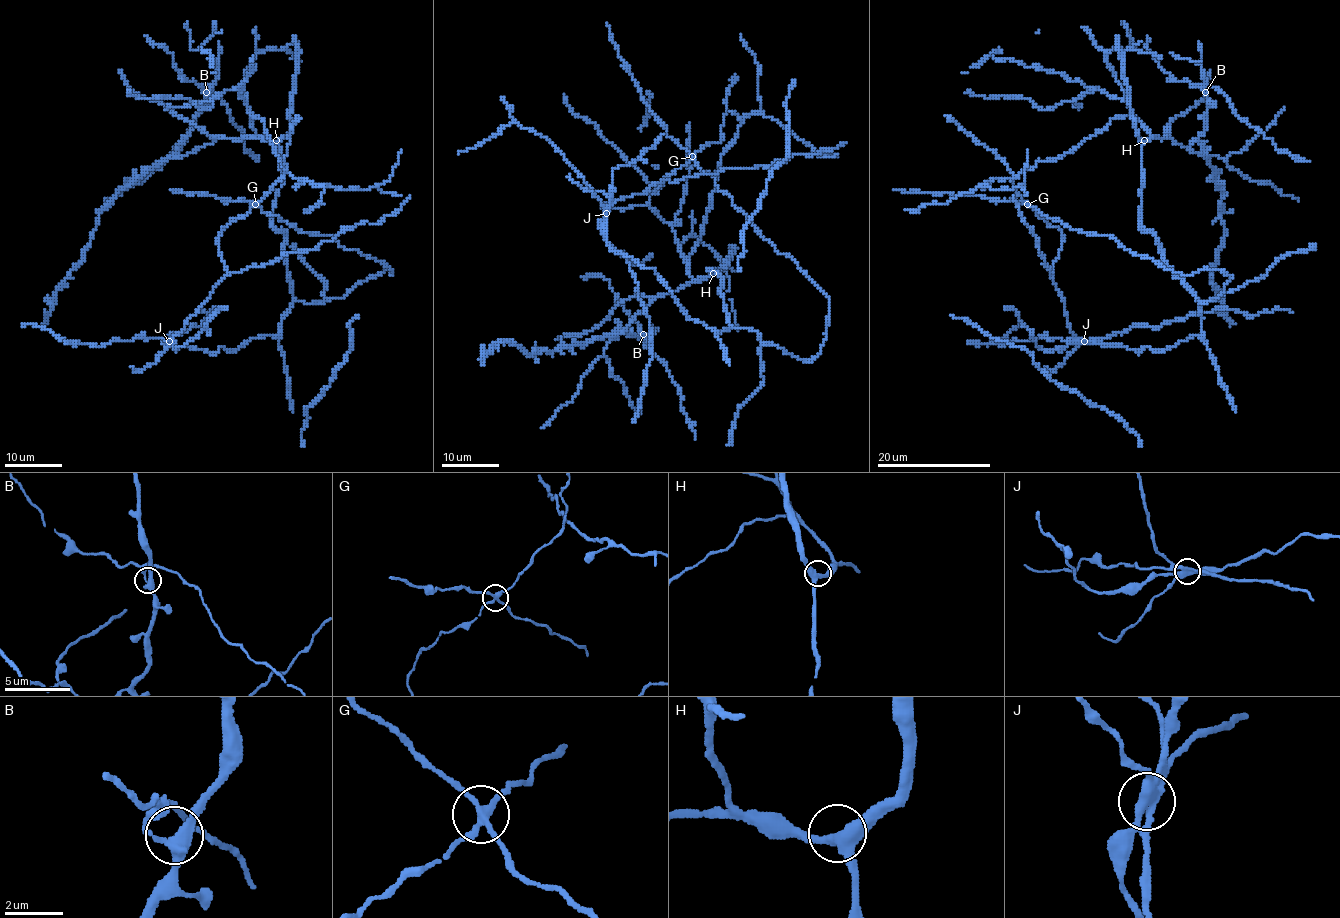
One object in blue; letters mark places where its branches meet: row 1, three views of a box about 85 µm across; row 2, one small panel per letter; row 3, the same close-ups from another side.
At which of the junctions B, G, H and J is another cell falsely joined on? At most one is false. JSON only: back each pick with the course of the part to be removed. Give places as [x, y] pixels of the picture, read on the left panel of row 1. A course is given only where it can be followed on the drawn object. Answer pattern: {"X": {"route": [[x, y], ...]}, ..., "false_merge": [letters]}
{"J": {"route": [[169, 341], [164, 340], [192, 326], [201, 329], [215, 307], [208, 316], [202, 309], [196, 313]]}, "false_merge": ["J"]}

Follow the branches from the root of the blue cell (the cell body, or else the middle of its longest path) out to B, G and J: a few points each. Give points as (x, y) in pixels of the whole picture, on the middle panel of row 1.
B: (730, 324), (723, 280), (707, 270), (719, 272), (659, 294), (614, 334), (620, 329), (643, 334)
G: (730, 324), (754, 330), (764, 343), (811, 360), (825, 337), (830, 302), (691, 156)
J: (730, 324), (729, 329), (714, 331), (690, 319), (653, 269), (616, 253), (607, 243), (606, 213)

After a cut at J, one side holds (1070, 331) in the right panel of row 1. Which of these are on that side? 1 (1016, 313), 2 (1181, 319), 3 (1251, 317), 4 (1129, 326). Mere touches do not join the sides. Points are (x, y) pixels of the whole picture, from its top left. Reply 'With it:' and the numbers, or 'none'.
With it: none

